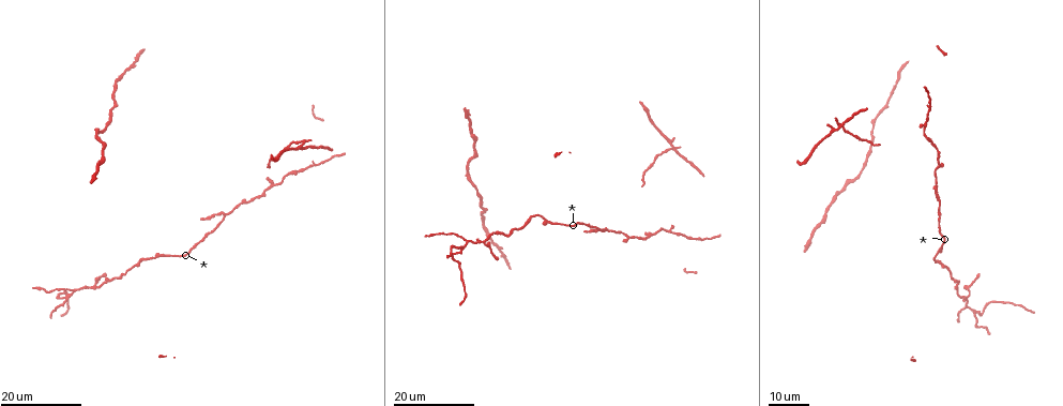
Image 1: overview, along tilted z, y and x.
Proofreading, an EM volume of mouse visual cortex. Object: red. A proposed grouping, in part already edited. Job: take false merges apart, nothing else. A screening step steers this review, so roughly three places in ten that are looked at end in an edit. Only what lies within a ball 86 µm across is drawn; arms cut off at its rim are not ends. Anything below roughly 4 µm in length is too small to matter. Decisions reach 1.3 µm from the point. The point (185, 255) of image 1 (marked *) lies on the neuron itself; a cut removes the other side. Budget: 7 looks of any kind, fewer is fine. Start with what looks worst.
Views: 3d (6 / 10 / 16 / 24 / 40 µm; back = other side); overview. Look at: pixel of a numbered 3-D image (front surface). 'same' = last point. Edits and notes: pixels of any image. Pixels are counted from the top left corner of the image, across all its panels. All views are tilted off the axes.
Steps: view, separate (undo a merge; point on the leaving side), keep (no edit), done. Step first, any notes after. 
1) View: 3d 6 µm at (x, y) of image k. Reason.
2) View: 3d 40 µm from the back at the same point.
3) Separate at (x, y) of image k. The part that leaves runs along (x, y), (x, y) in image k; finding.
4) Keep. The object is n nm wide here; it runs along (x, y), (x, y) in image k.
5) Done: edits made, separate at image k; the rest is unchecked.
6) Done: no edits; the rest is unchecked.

View: 3d 16 µm at (966, 297) of image 1. Branch point.

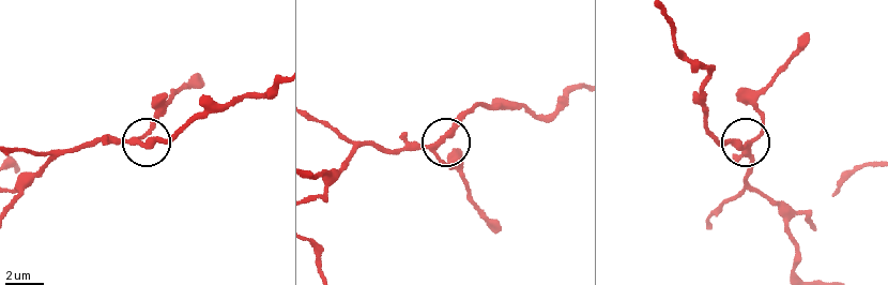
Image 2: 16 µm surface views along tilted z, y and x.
View: 3d 10 µm at (433, 148) of image 2.

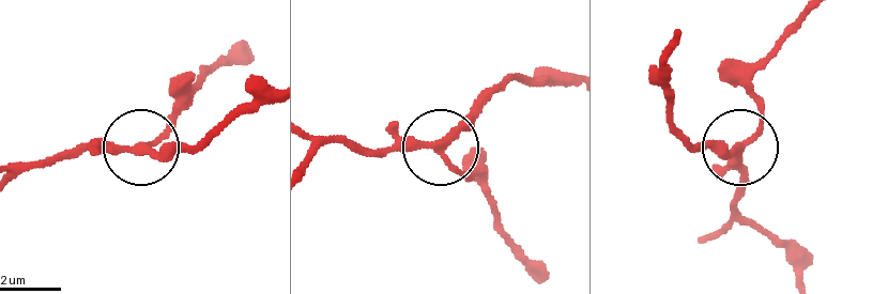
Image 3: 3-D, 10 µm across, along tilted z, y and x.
Keep. The object is 210 nm wide here; it runs along (266, 92), (183, 149), (153, 152), (151, 142), (187, 104) in image 3; continuous, no second neuron.

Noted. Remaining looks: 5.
View: 3d 24 µm at (935, 185) of image 1. Side arm on a straight run.

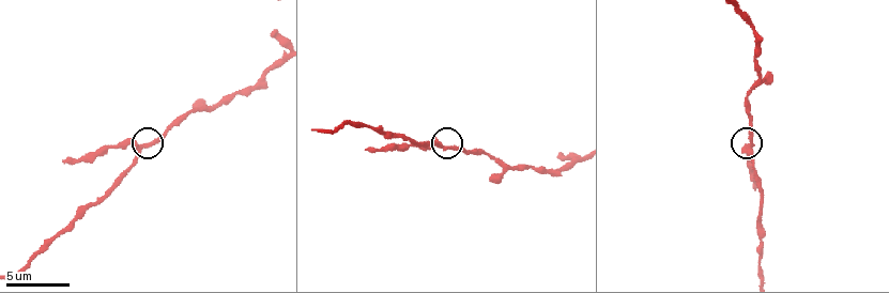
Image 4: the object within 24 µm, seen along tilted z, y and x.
View: 3d 10 µm at (749, 148) of image 4.

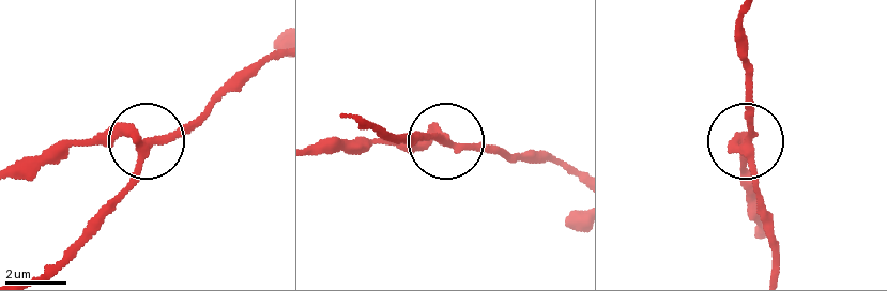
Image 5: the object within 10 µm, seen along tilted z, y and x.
Keep. The side arm is 6 µm long; it runs along (50, 267), (121, 192), (140, 151), (123, 134), (56, 142) in image 5; continuous, no second neuron.

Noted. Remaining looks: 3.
View: 3d 24 µm at (463, 247) of image 1. Four arms meet.

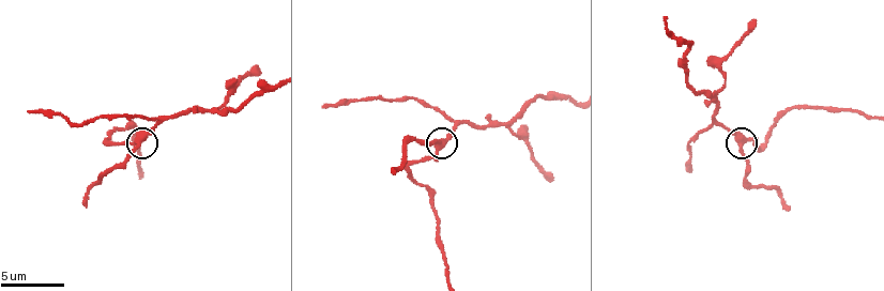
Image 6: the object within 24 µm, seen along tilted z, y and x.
View: 3d 10 µm at (739, 143) of image 6.

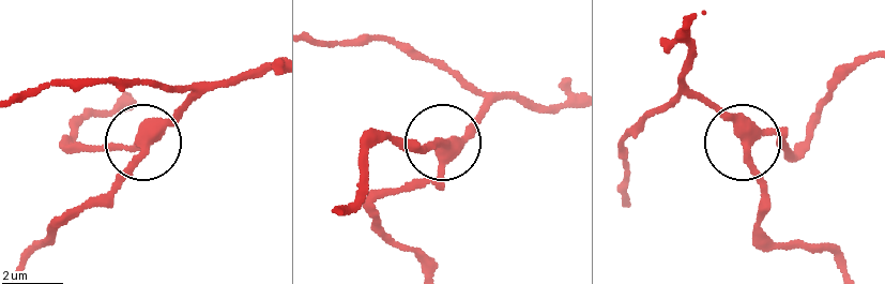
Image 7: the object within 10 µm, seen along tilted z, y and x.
Keep. It runs along (571, 94), (533, 107), (504, 100), (460, 134), (408, 149) in image 7; continuous, no second neuron.

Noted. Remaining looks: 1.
View: 3d 10 µm at (209, 109) of image 4. Thick turns thin.

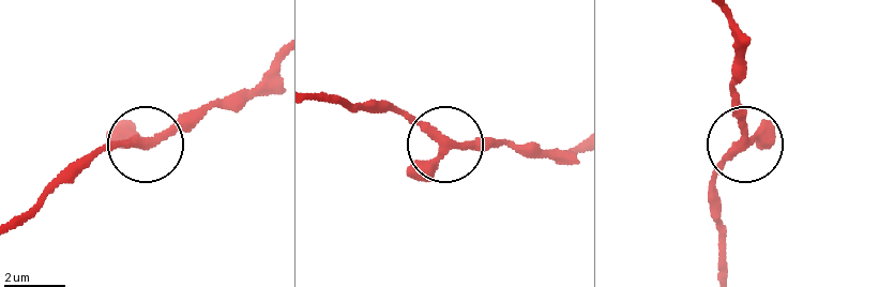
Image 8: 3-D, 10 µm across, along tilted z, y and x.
Keep. It runs along (728, 274), (714, 191), (717, 174), (747, 141), (739, 66) in image 8; one neuron here.

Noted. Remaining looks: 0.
Done: no edits; the rest is unchecked.

